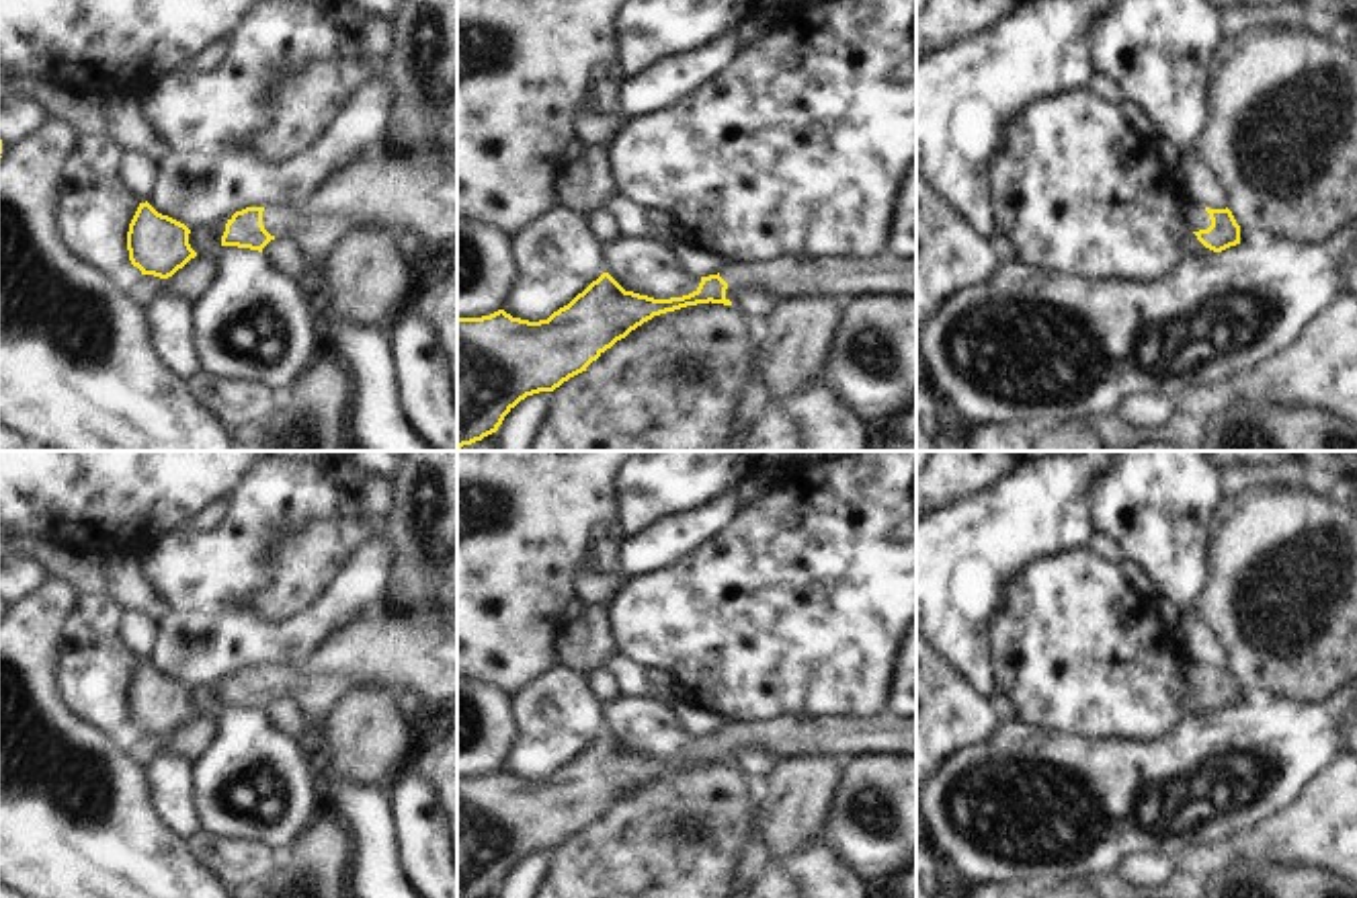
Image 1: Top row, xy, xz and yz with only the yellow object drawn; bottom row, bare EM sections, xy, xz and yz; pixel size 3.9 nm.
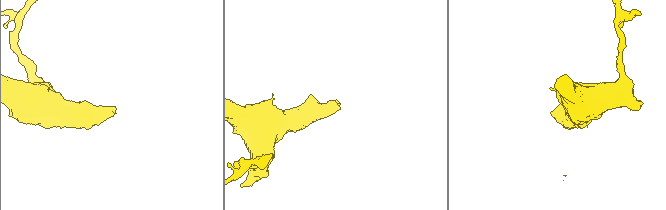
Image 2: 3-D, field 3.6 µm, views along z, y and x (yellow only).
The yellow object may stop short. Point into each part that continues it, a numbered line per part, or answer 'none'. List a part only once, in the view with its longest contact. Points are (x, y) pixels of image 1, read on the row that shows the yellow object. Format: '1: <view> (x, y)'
1: yz (1198, 218)

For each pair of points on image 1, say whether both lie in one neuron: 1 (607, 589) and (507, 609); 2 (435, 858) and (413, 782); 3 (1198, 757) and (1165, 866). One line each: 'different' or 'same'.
1: different
2: same
3: different

